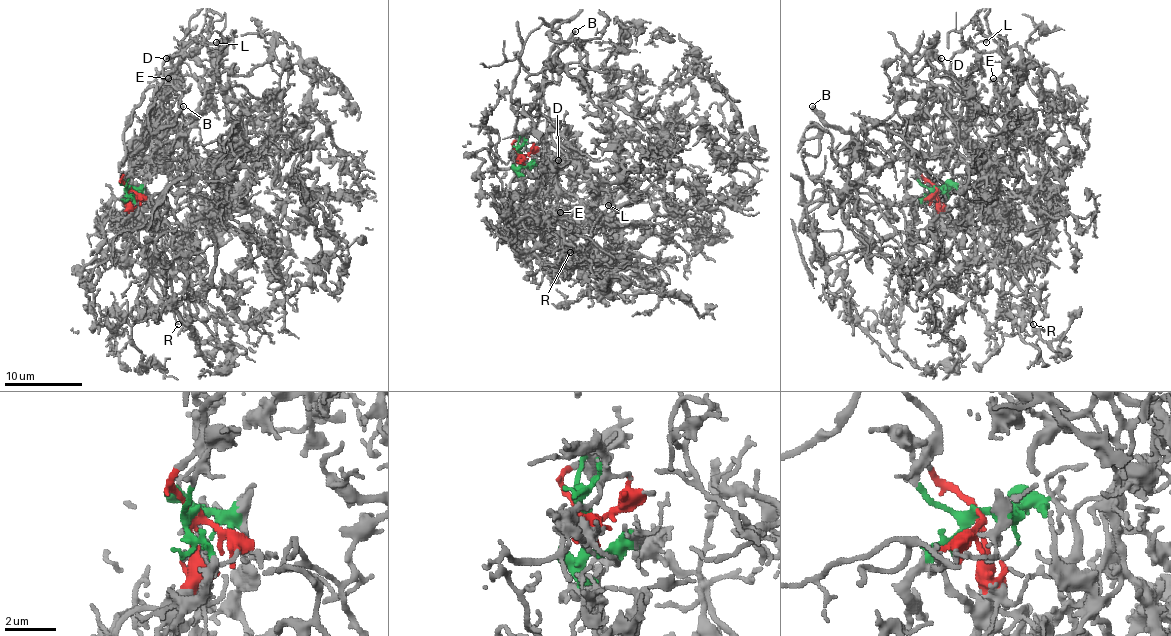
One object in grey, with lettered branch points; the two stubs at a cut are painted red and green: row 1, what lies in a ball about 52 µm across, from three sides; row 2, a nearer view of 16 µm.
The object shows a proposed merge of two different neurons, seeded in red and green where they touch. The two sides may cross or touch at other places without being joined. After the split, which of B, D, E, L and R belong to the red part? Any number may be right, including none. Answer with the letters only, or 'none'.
B

